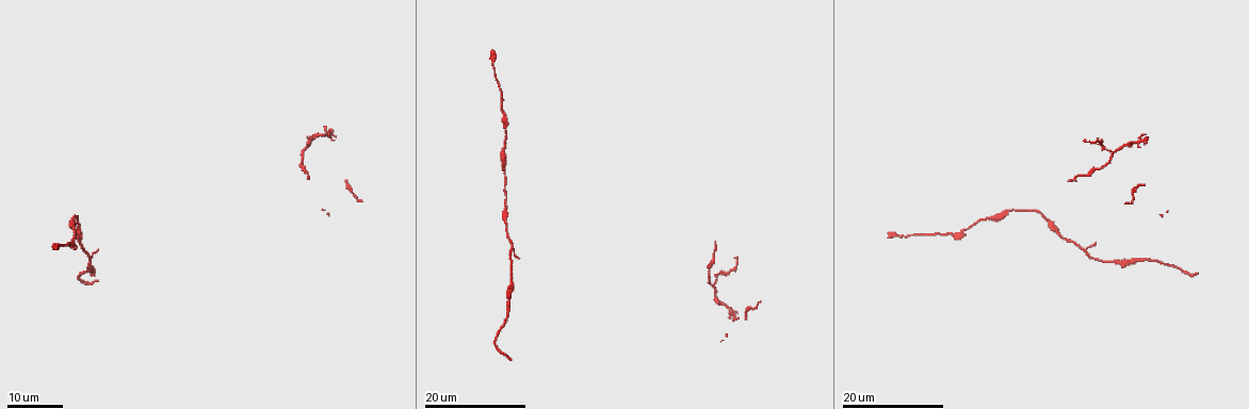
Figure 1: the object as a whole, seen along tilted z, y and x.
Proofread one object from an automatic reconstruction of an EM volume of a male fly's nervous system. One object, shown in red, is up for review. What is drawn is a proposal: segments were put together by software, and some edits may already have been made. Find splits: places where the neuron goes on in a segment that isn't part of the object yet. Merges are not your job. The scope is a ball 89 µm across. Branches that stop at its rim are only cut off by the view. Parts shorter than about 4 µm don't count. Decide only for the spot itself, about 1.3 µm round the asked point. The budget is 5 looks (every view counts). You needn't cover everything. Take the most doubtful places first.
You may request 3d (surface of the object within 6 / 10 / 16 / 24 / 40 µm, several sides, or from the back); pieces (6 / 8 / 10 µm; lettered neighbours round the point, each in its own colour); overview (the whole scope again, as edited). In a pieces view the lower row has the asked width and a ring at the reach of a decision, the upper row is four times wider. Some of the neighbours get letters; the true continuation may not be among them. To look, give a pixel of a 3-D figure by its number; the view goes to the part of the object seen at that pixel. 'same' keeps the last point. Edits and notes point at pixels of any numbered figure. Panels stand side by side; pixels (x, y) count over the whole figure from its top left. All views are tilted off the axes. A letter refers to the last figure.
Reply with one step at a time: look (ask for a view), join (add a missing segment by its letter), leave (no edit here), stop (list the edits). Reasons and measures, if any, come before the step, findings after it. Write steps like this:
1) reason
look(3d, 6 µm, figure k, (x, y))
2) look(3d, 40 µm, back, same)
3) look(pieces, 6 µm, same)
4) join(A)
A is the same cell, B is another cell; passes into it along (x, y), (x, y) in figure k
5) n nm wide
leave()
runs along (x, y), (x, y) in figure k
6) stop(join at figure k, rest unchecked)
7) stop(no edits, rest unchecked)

thin end
look(3d, 16 µm, figure 1, (716, 241))

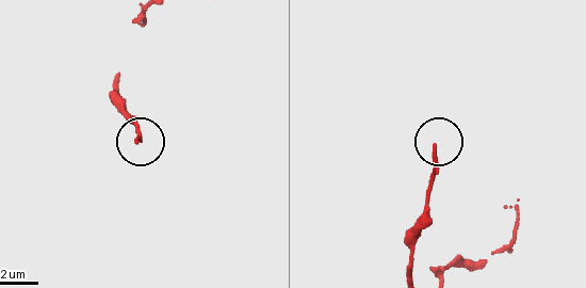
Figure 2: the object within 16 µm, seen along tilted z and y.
look(pieces, 8 µm, figure 2, (434, 145))

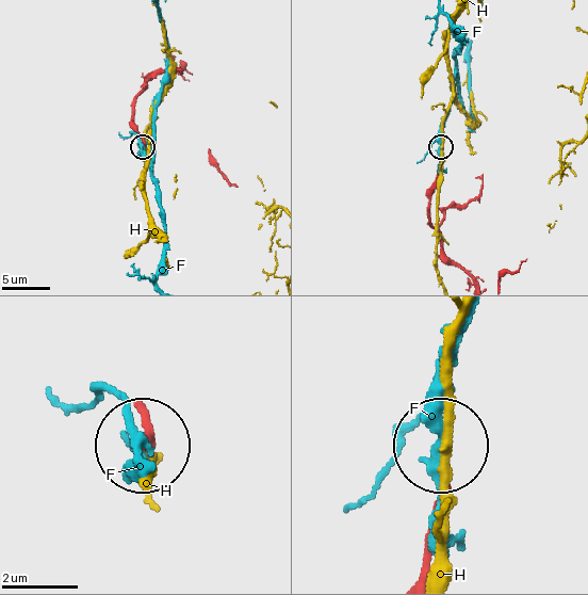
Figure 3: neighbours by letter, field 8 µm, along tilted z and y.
leave()
F and H are other cells; no lettered segment goes on from it

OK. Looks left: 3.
branch stops here
look(3d, 24 µm, figure 1, (1085, 139))

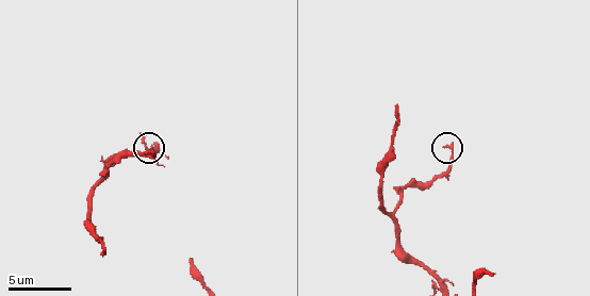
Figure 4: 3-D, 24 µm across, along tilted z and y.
look(pieces, 10 µm, figure 4, (149, 152))

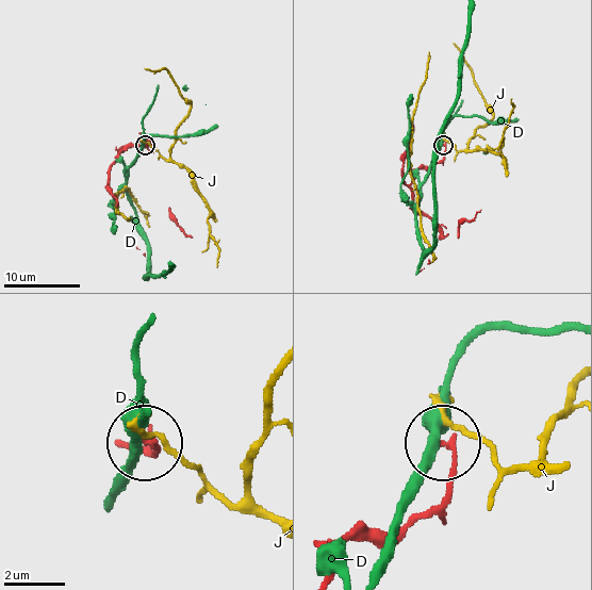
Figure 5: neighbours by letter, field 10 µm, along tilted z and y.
leave()
D and J are other cells; none of them fits

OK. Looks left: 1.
stop(no edits, rest unchecked)

